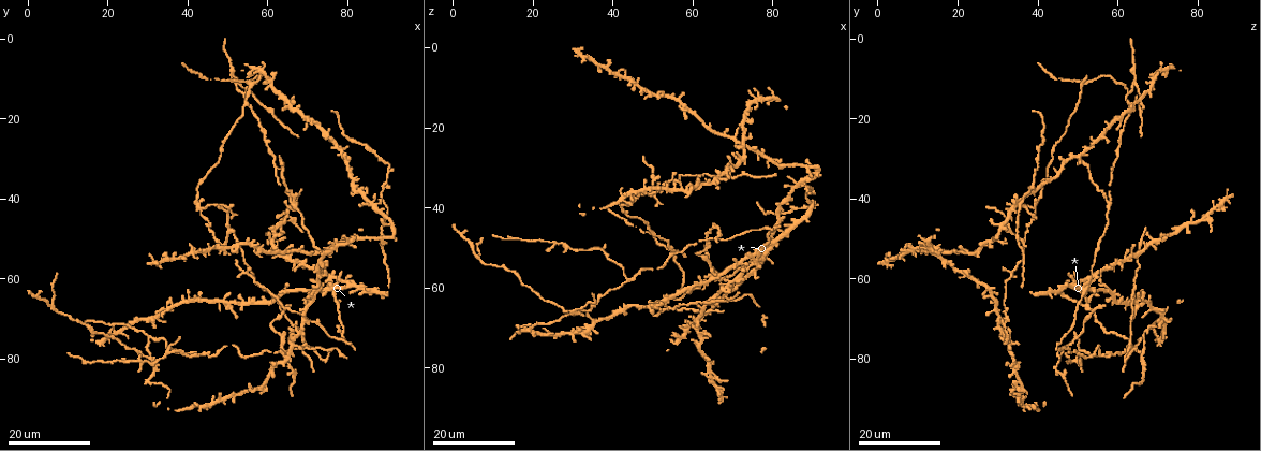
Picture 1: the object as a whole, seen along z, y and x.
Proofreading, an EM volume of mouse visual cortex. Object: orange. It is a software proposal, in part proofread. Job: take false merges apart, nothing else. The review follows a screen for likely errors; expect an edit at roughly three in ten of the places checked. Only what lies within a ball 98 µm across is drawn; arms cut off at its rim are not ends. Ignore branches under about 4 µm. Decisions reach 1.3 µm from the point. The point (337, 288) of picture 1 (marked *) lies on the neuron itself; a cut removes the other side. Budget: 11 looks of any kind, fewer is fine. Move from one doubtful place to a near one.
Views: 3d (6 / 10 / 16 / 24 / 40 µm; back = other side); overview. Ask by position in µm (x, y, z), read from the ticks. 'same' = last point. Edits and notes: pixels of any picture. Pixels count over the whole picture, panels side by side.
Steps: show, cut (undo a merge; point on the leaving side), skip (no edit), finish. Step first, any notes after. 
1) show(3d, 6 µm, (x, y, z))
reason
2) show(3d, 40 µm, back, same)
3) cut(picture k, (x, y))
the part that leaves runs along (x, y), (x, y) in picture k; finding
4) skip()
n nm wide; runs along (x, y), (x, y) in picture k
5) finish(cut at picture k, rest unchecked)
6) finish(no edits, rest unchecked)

show(3d, 24 µm, (69.5, 76.5, 62.5))
four arms meet

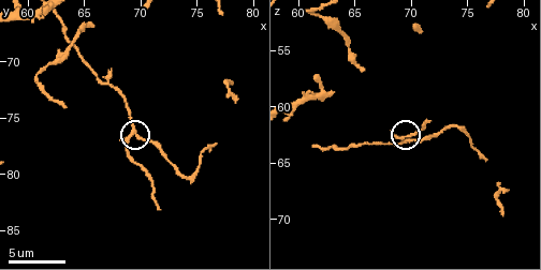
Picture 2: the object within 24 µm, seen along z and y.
show(3d, 10 µm, same)

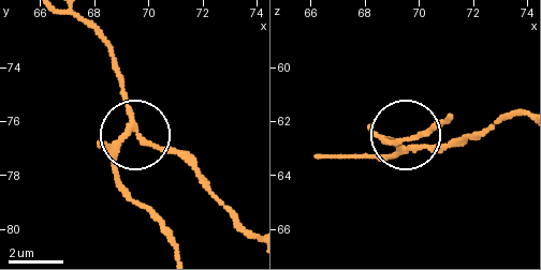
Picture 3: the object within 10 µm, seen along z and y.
cut(picture 3, (113, 165))
200 nm wide; the part that leaves runs along (131, 131), (117, 156), (120, 184), (171, 246) in picture 3; two neurons meet here

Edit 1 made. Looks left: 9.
show(3d, 24 µm, (64.5, 78.0, 46.5))
side arm on a straight run

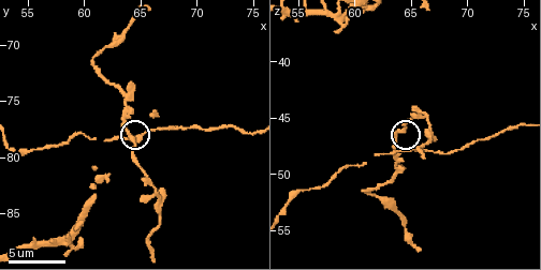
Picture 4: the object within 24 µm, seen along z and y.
show(3d, 6 µm, (64.4, 78.4, 46.2))

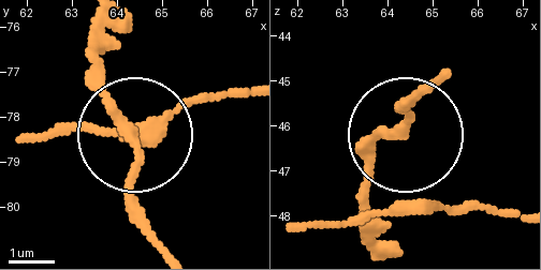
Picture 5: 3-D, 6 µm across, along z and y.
skip()
3 arms; runs along (295, 233), (388, 206), (407, 99) in picture 5; continuous, no second neuron

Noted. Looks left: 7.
show(3d, 16 µm, (76.5, 62.5, 51.5))
thin arm on a thick one

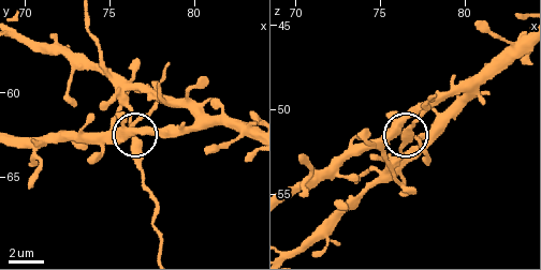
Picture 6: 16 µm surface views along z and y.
show(3d, 10 µm, (76.7, 62.9, 51.7))

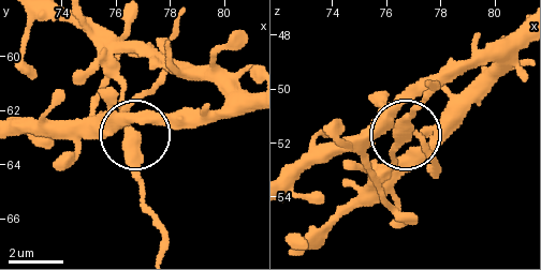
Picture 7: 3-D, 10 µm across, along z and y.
skip()
side arm 19 µm; 3 arms; all the same neuron

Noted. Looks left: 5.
show(3d, 10 µm, (63.4, 74.6, 50.0))
three arms meet

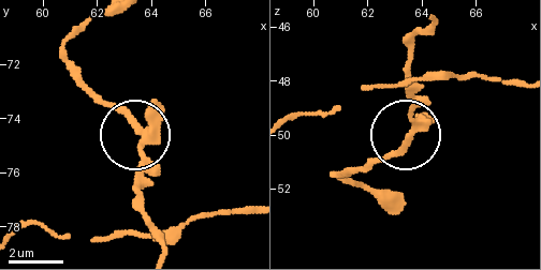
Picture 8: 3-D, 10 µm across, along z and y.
show(3d, 6 µm, (63.5, 74.4, 50.1))

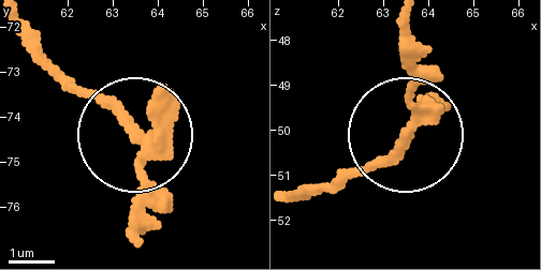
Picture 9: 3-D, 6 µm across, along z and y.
skip()
continuous, no second neuron

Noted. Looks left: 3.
show(3d, 16 µm, (44.5, 79.0, 58.0))
three arms meet

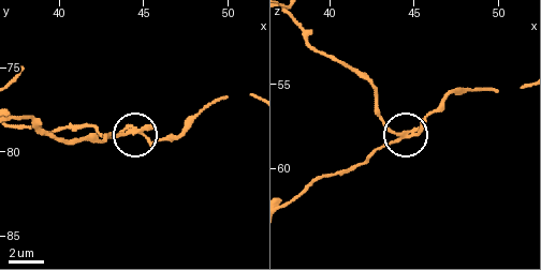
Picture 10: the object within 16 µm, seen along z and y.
show(3d, 10 µm, (44.1, 78.9, 58.1))

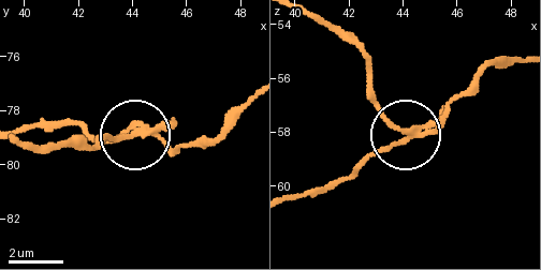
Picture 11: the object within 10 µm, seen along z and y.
show(3d, 10 µm, back, (44.1, 78.9, 58.0))

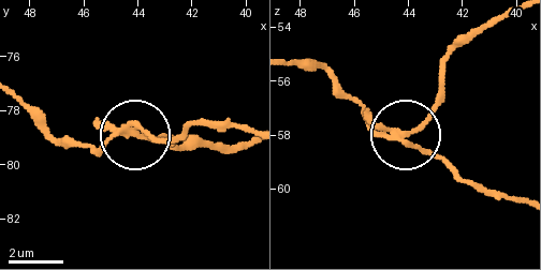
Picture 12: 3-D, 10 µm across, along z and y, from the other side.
cut(picture 12, (429, 111))
190 nm wide; the part that leaves runs along (395, 137), (414, 131), (430, 110), (449, 55), (505, 18) in picture 12; a second neuron is stuck on

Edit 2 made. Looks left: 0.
finish(cut at picture 3, cut at picture 12, rest unchecked)

